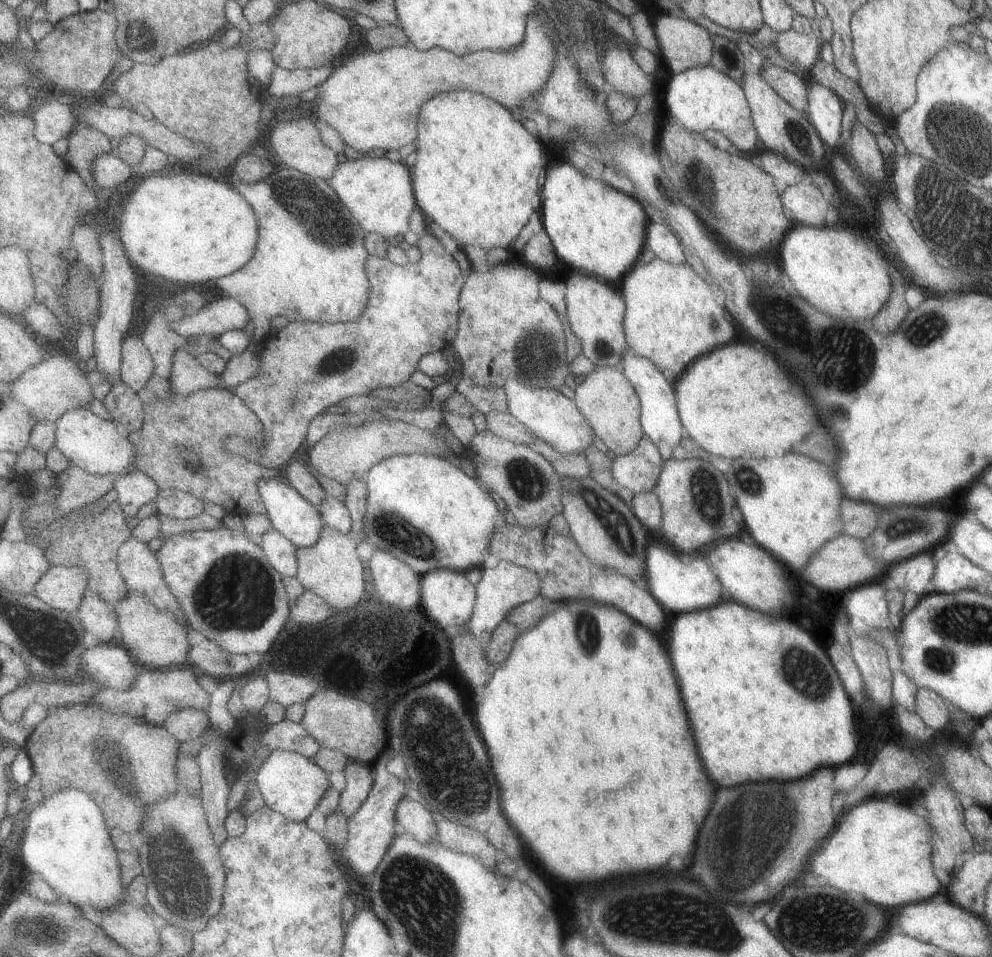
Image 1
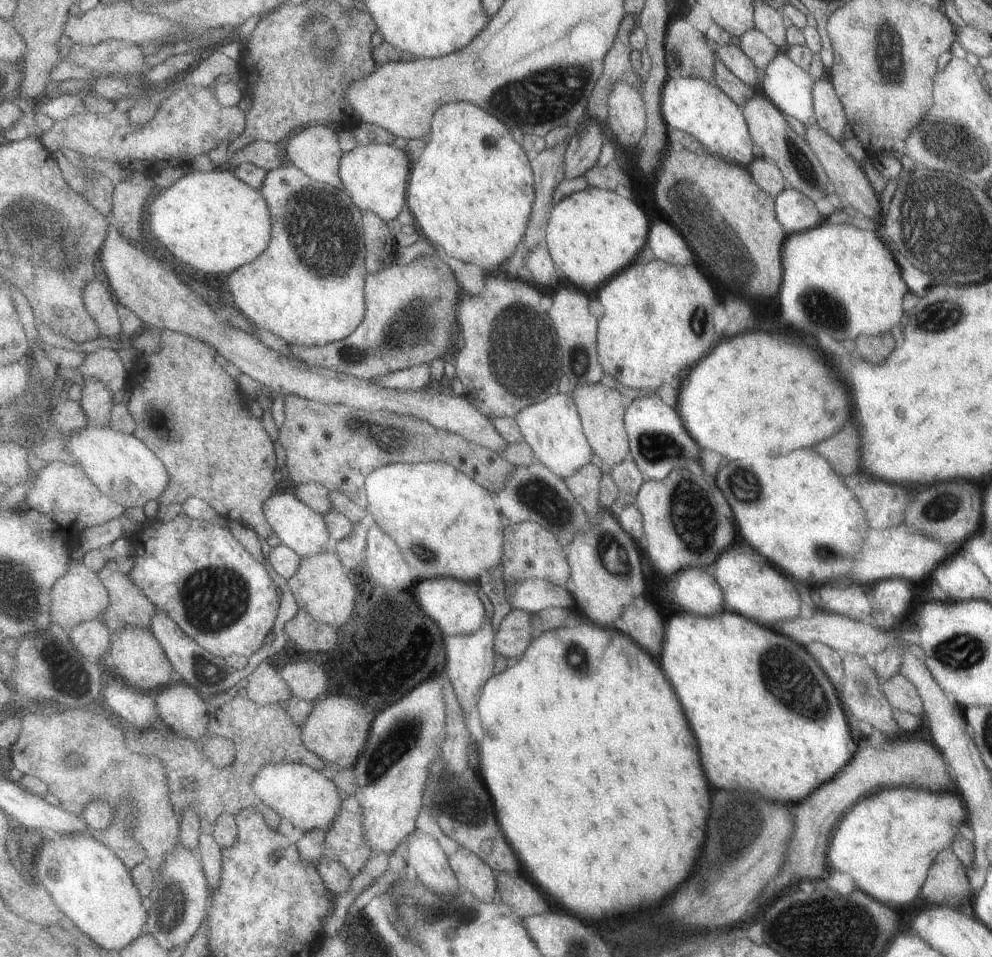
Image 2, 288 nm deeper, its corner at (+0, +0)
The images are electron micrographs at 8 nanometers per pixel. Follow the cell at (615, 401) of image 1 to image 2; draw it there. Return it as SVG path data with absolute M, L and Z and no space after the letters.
M585 384L571 392L579 404L587 438L591 446L595 448L595 454L603 460L603 464L609 464L613 468L615 464L621 464L623 460L631 458L631 436L627 430L627 404L629 402L621 396L621 392L615 388L607 388L603 384Z

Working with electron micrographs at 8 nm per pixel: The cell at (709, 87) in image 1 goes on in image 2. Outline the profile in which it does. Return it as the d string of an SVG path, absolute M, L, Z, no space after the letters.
M677 78L665 82L661 90L661 116L669 130L679 130L701 142L711 156L721 156L721 160L731 160L747 168L755 156L751 152L753 140L747 130L741 108L723 94L713 82L701 78Z

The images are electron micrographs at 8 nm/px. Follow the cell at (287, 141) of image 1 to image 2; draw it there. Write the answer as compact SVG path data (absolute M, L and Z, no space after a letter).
M307 126L301 134L291 138L291 142L287 144L285 156L287 156L289 164L301 168L311 178L315 178L323 184L331 184L339 190L347 190L343 176L341 176L341 160L345 156L345 150L343 150L343 144L339 138L339 130L335 126Z

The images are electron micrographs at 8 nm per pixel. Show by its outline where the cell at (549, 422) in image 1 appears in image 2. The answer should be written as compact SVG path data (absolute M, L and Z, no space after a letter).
M573 392L557 394L541 404L525 408L523 412L519 412L517 422L519 422L527 442L535 450L535 458L539 462L547 464L551 470L555 470L565 480L573 478L581 468L587 468L591 464L595 448L591 446L591 442L587 438L587 432L583 426L583 416L579 412L579 404L575 400Z

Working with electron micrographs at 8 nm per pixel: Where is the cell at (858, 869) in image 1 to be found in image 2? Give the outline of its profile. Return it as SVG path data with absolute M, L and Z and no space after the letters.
M885 788L859 800L839 822L827 846L827 868L849 874L857 890L869 894L881 904L907 904L913 902L927 880L927 872L939 852L947 852L957 836L957 824L967 824L969 810L957 792L929 792L919 788Z

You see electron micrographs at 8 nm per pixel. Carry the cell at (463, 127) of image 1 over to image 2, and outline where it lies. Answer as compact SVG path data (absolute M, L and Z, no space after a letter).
M447 104L435 114L425 152L417 158L415 164L417 166L411 172L411 188L407 200L417 218L417 230L421 236L429 238L435 246L443 246L451 258L463 260L467 264L477 264L487 274L499 274L509 258L517 252L517 246L523 242L523 238L527 238L527 230L531 228L537 204L537 180L533 162L529 162L523 144L511 136L511 128L477 104Z

